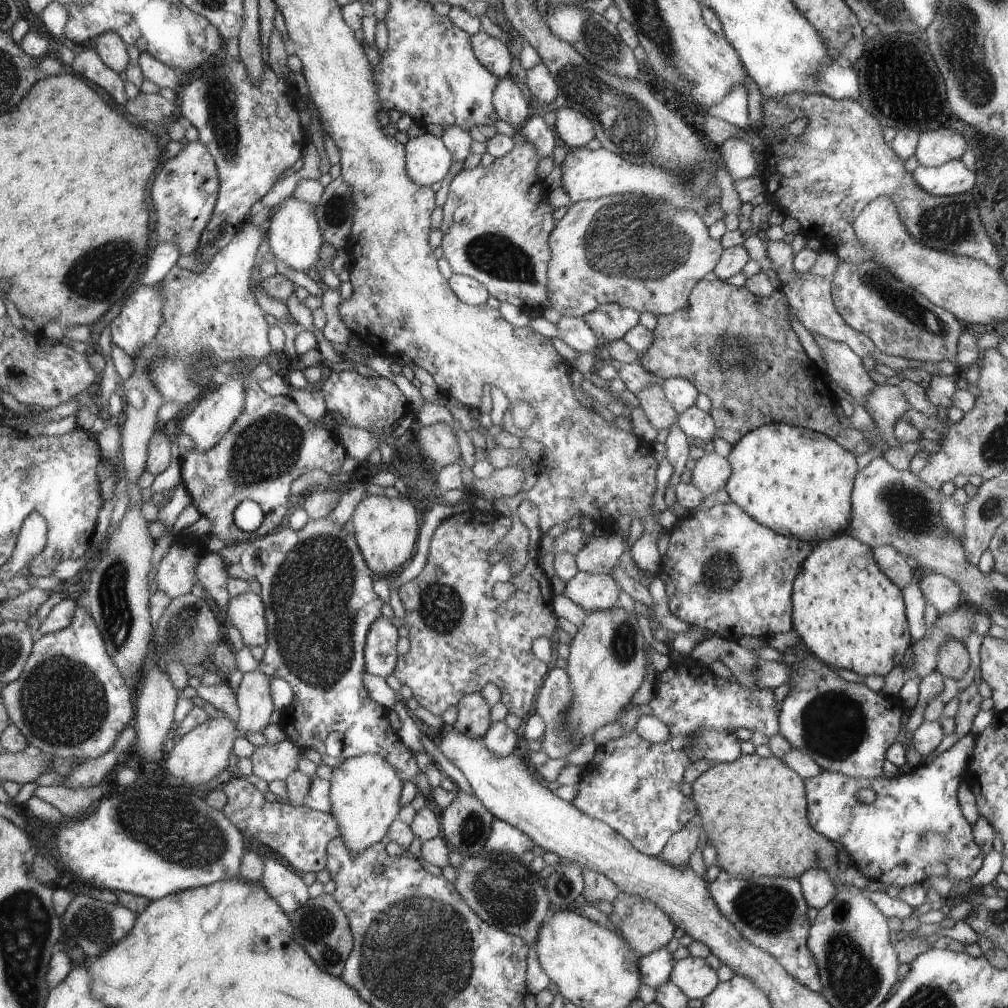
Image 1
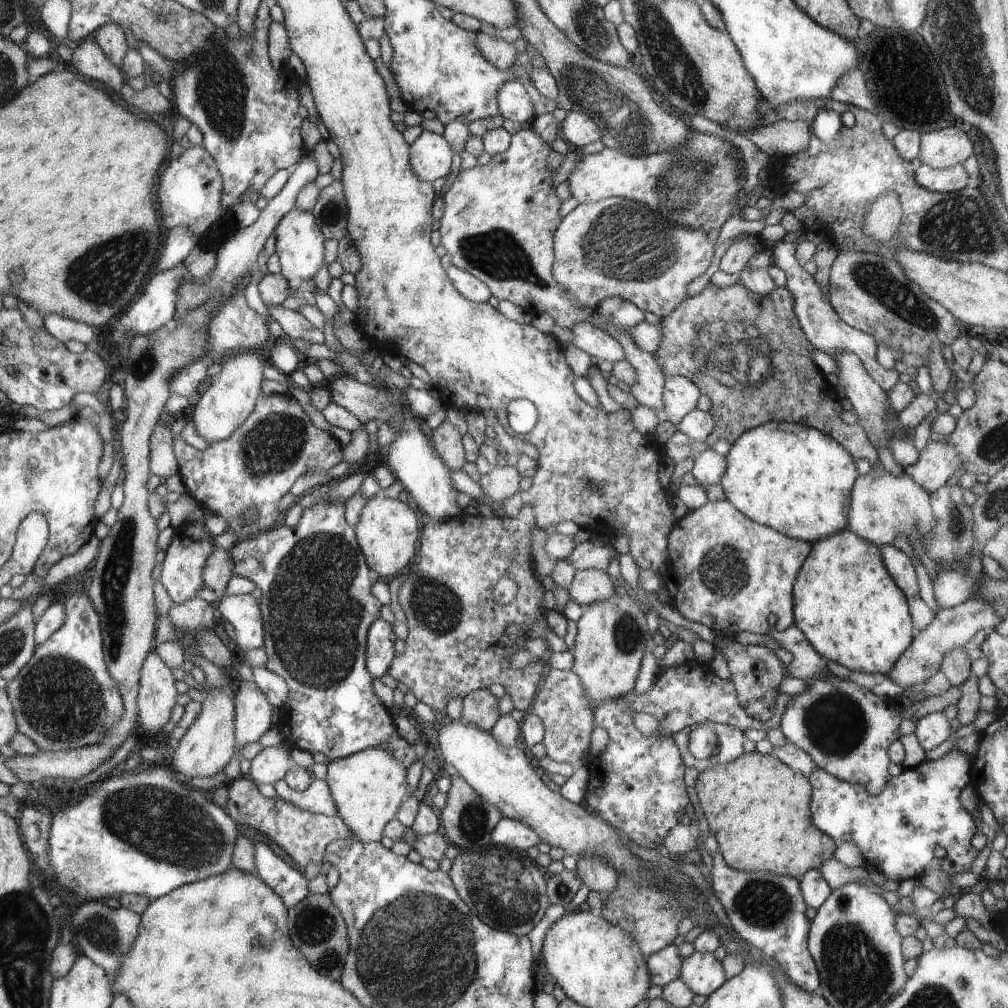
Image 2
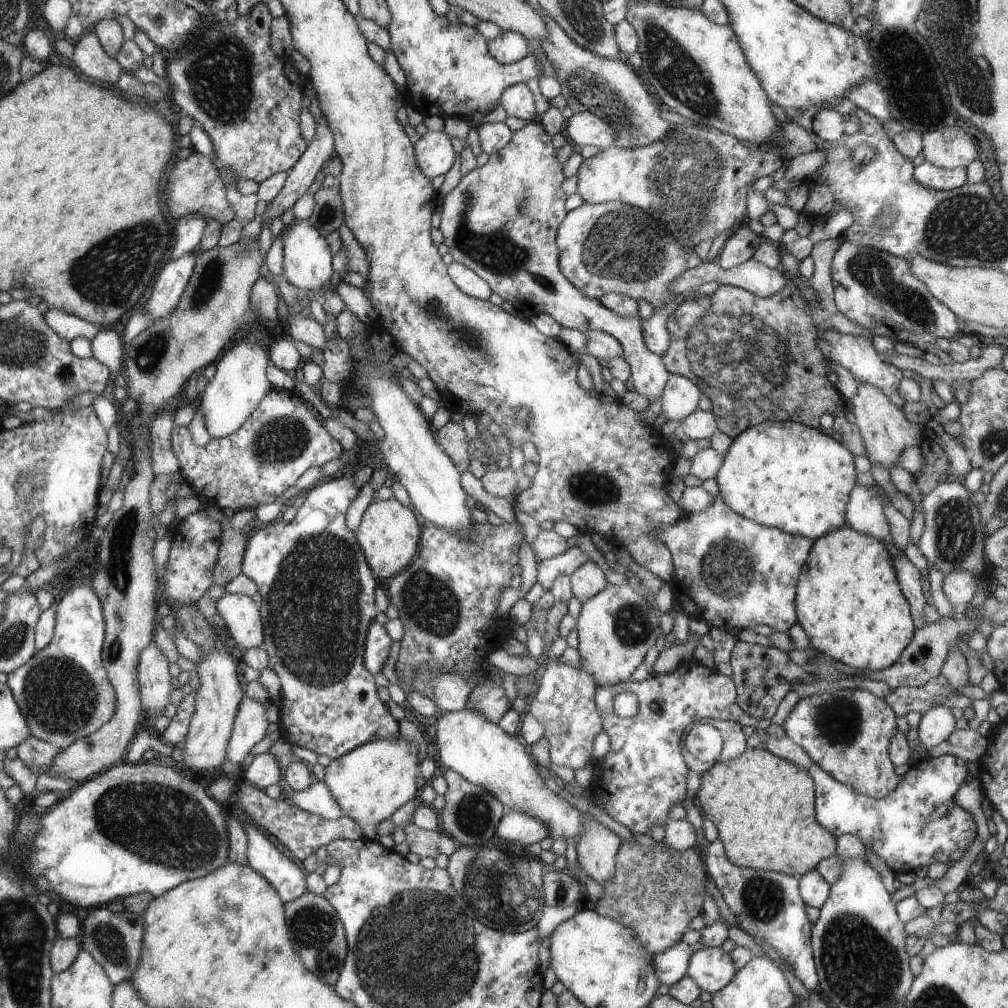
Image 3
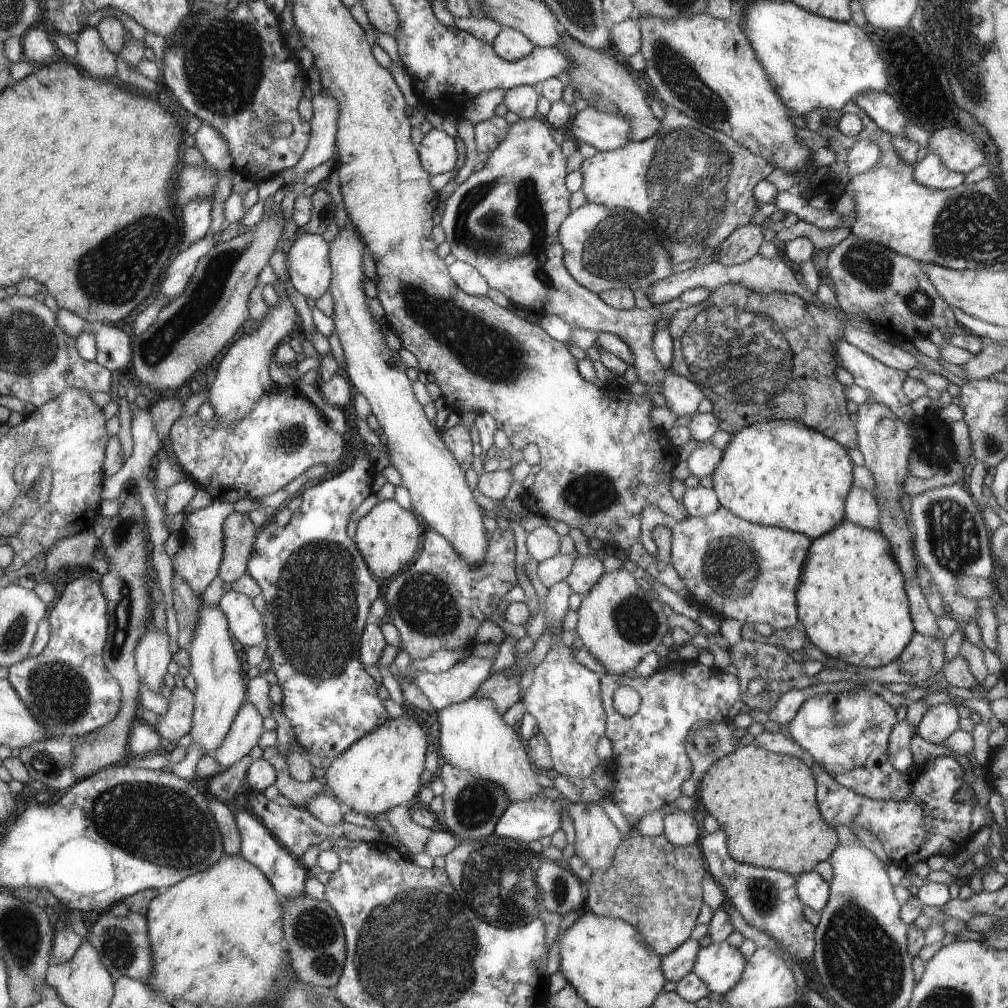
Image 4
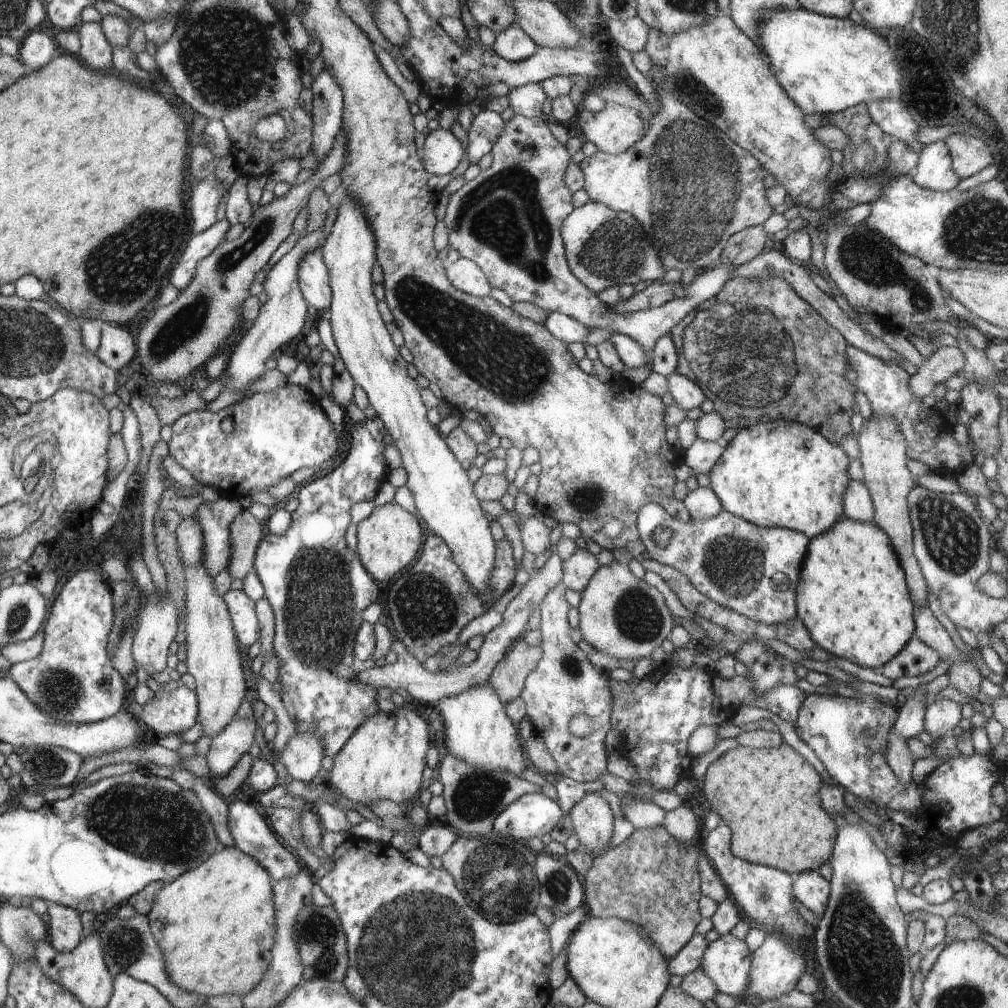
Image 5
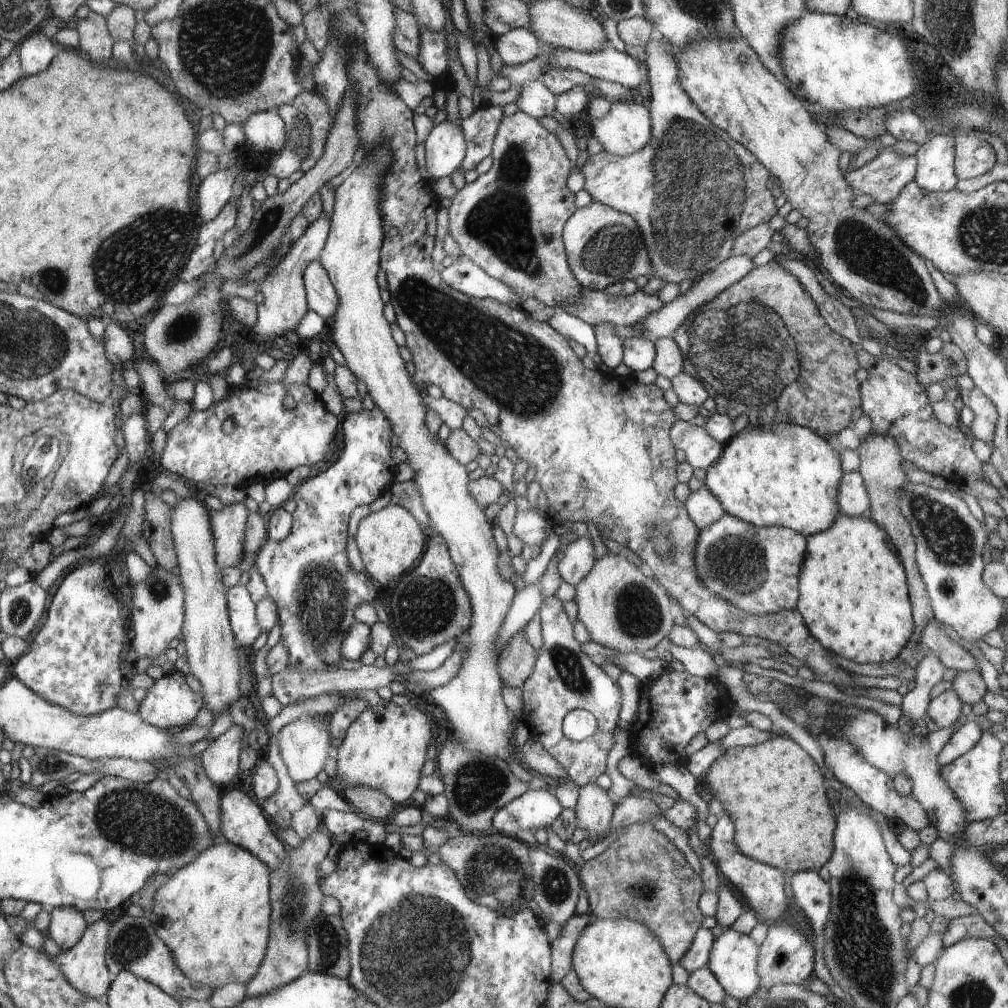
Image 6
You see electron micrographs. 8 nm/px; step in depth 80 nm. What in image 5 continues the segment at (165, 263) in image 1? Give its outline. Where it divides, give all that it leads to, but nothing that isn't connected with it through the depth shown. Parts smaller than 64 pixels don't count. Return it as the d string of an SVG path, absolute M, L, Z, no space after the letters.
M208 178L195 186L193 196L189 200L190 216L193 220L191 238L217 222L216 211L222 194L220 190L222 186L216 178Z

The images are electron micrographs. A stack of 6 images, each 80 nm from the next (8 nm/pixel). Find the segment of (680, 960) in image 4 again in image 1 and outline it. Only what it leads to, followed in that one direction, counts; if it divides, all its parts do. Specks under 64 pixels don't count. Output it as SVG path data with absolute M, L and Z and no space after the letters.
M662 948L641 956L638 961L641 982L655 989L668 981L674 966L671 954L666 948Z

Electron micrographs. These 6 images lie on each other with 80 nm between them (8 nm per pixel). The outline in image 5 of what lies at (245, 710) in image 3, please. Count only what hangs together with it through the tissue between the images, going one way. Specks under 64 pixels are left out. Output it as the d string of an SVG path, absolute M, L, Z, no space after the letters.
M234 717L234 720L230 722L228 726L222 732L213 738L211 741L210 749L205 754L208 762L210 772L210 778L220 779L224 775L227 775L235 764L248 753L251 744L254 744L254 736L256 736L256 719L252 718L239 718Z

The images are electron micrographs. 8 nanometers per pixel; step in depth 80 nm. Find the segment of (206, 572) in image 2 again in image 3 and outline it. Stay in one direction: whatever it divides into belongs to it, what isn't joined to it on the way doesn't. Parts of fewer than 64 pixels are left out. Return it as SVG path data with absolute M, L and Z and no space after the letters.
M226 527L222 531L220 550L212 571L214 584L225 587L241 573L243 554L247 538L242 529L233 530Z

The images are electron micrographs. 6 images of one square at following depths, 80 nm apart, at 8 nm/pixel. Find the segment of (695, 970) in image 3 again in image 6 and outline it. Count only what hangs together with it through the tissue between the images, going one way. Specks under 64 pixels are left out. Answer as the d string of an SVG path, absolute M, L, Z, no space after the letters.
M728 929L713 942L706 968L716 975L726 994L744 1002L756 993L761 992L757 971L759 950L760 947L755 944L750 935Z

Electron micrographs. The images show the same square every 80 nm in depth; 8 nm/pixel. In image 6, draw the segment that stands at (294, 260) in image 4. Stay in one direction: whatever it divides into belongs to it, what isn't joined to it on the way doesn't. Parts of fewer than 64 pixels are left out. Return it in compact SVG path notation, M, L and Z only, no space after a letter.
M316 260L308 264L303 272L303 281L309 310L317 312L329 322L332 321L340 299L328 271L321 262Z

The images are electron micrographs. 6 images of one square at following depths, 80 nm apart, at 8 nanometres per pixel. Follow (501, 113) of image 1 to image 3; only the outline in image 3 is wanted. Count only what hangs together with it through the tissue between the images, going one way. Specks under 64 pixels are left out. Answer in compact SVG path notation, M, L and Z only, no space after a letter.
M524 82L506 88L501 94L499 105L507 112L507 116L523 118L527 123L538 118L534 95Z

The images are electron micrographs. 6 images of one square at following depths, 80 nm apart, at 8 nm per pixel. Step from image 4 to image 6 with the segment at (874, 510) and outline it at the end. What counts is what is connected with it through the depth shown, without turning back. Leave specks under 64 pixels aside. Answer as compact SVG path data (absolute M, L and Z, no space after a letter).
M856 471L843 473L837 501L839 512L851 517L870 518L871 504L862 475Z

